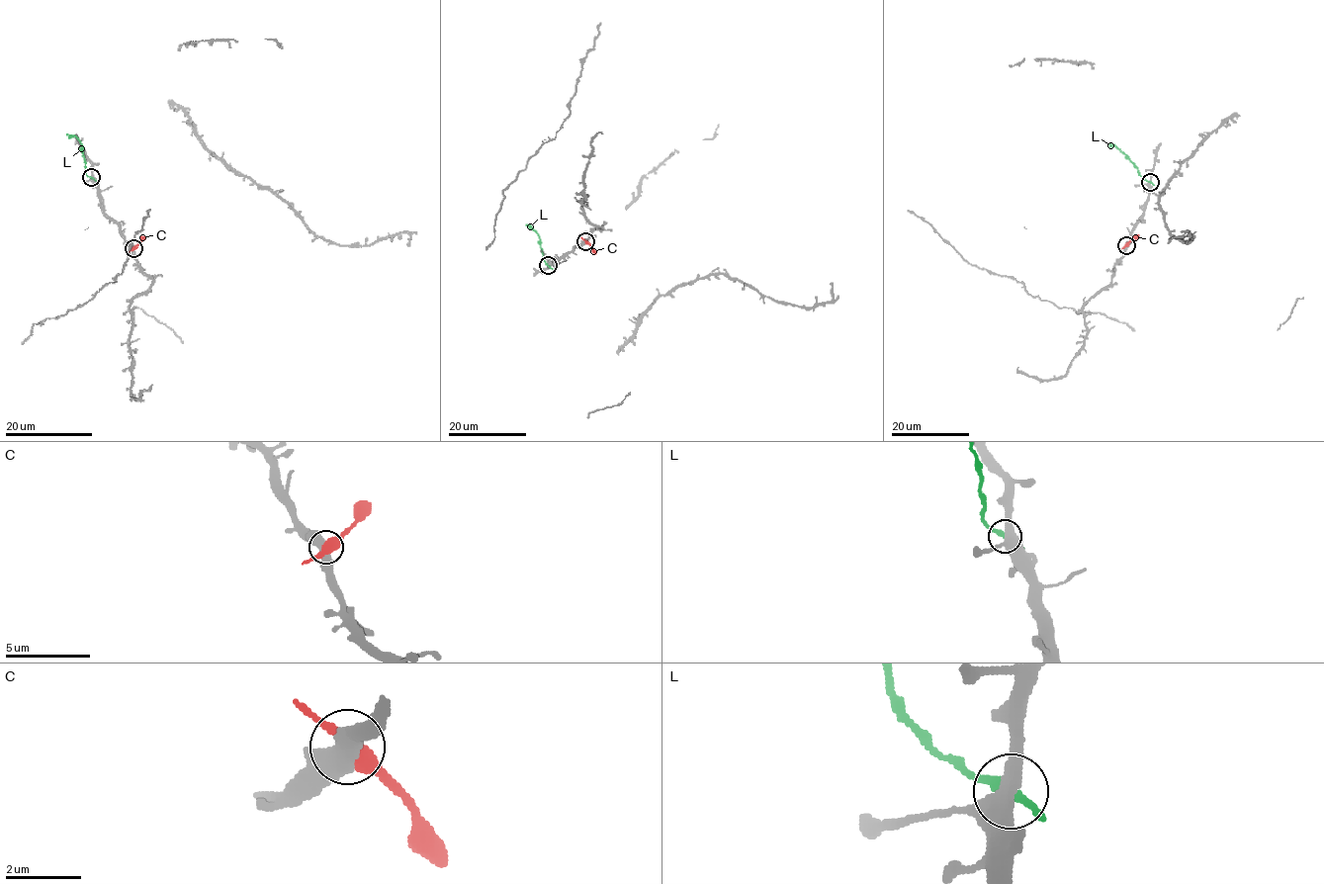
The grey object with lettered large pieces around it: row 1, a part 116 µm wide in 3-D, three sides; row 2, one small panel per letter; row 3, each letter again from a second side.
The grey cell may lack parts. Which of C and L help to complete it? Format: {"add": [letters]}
{"add": []}

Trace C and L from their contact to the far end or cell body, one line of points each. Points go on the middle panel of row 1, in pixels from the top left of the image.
C: (585, 240), (595, 253)
L: (548, 265), (543, 259), (539, 236), (526, 224)

